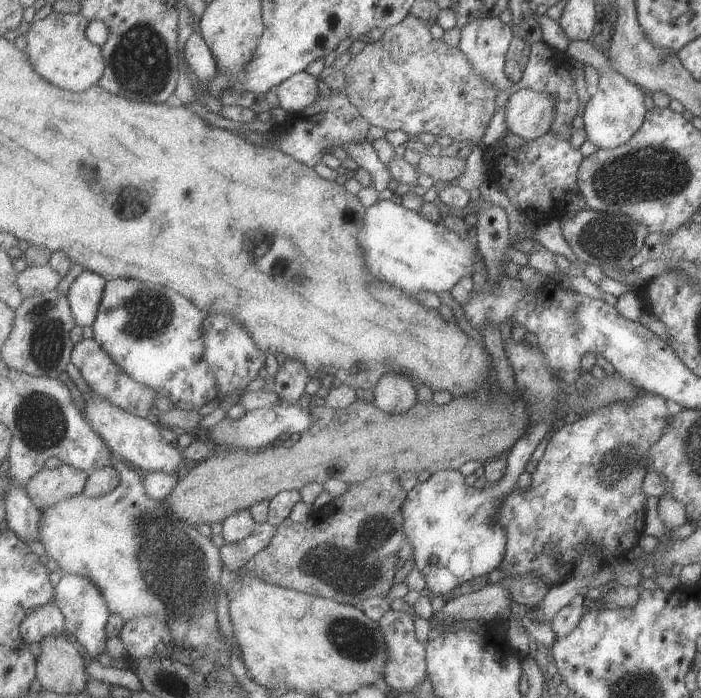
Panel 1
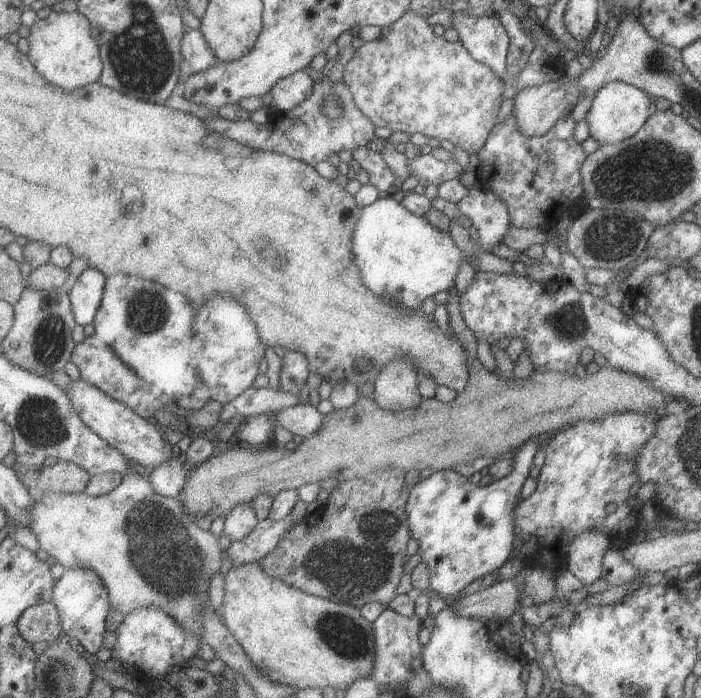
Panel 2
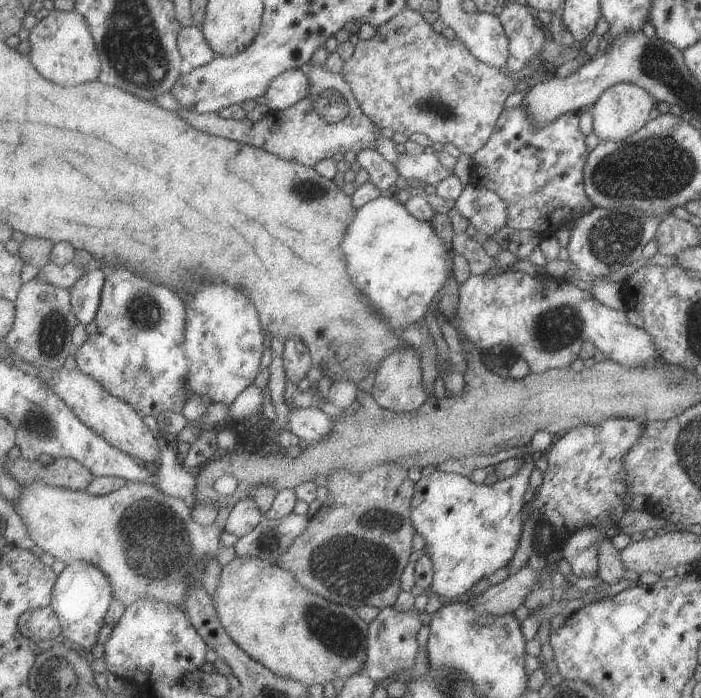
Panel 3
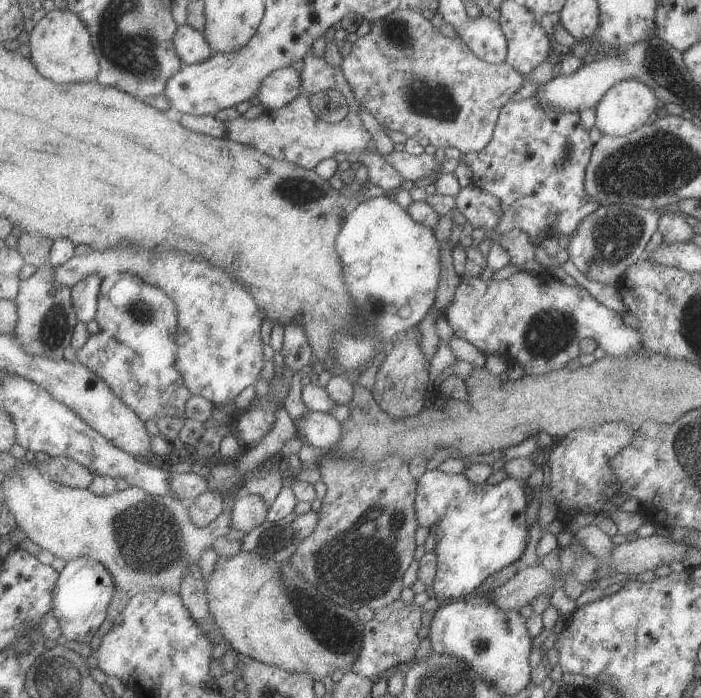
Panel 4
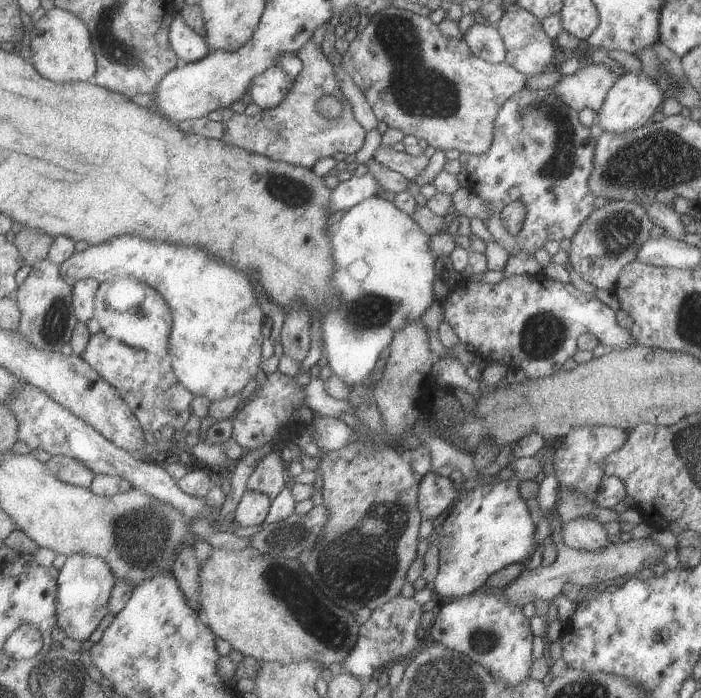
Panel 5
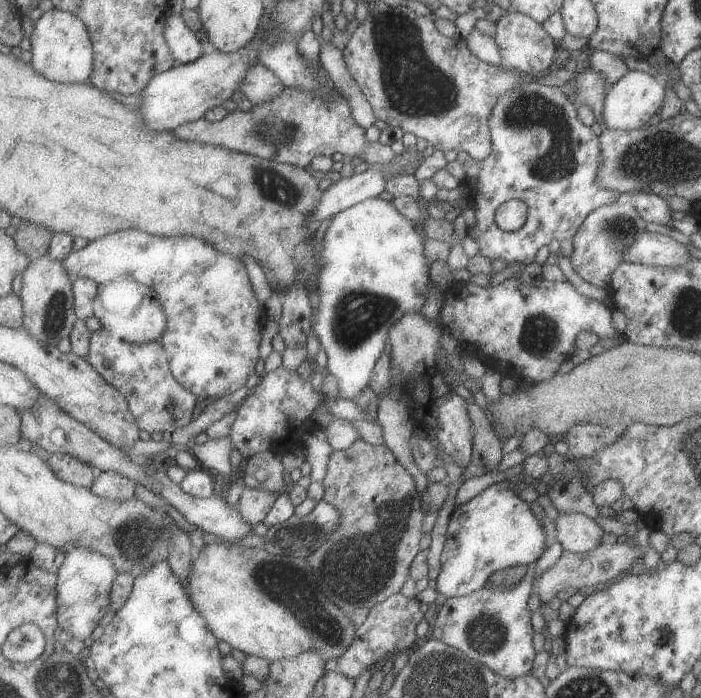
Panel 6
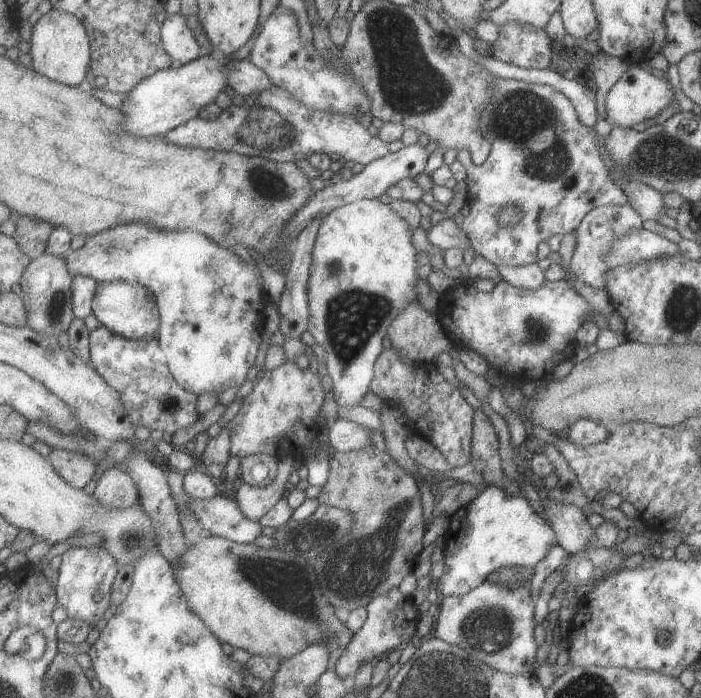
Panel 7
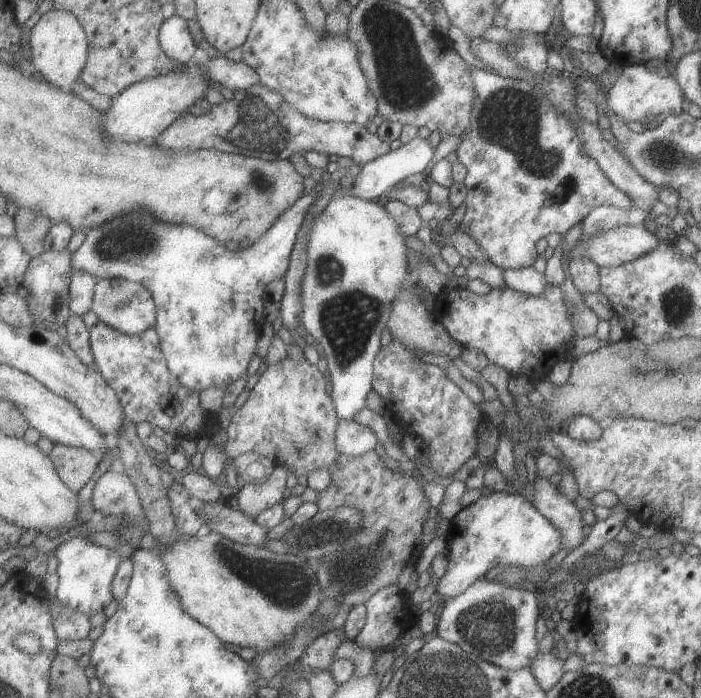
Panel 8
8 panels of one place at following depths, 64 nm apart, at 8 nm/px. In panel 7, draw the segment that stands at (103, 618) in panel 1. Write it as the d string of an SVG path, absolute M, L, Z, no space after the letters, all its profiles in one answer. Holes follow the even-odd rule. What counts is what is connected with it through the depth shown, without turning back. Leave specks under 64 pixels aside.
M103 547L70 548L62 556L57 580L58 602L65 608L67 618L81 619L88 622L91 628L103 618L112 607L112 590L120 571L119 561Z

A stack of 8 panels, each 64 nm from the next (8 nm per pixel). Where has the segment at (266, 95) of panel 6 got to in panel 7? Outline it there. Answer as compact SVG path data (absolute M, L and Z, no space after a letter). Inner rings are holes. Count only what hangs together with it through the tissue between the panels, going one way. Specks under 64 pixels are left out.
M249 58L229 63L229 84L237 93L245 97L252 97L274 86L271 77Z

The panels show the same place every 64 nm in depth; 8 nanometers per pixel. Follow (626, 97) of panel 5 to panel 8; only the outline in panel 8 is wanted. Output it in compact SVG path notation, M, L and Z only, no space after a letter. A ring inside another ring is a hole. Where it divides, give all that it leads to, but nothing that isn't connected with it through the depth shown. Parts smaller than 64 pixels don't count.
M643 63L627 64L623 66L617 80L606 92L606 106L625 124L635 121L645 124L646 118L663 114L663 116L674 115L682 110L684 94L681 92L675 77L671 75L661 77L654 70L647 69Z

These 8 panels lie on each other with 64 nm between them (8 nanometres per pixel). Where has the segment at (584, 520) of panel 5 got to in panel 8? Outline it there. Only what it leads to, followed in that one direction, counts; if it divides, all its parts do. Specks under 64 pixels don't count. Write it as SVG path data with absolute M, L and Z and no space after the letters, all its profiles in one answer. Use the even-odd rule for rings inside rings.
M538 477L532 483L532 505L560 532L560 546L569 551L579 546L584 539L585 525L579 508L559 494L557 486L551 485L548 479Z

